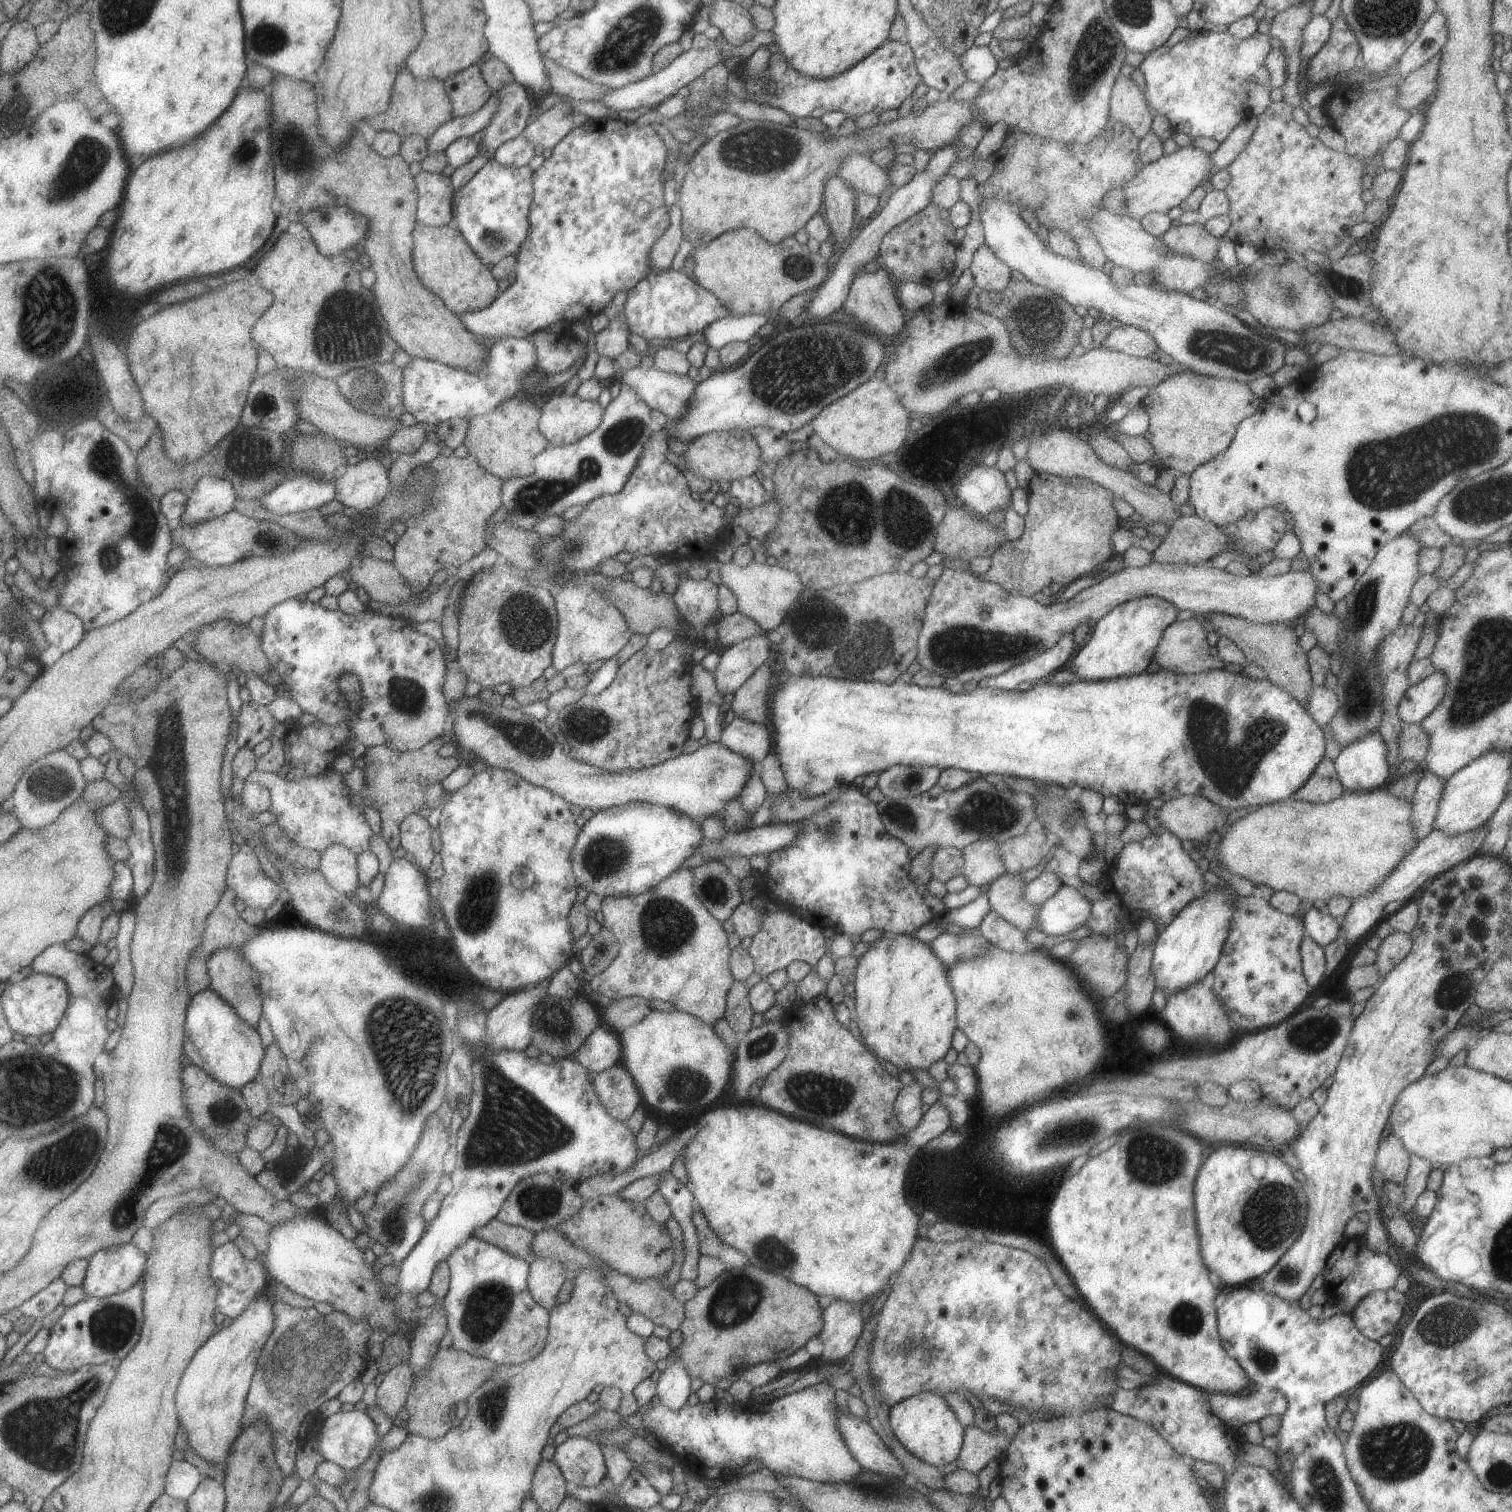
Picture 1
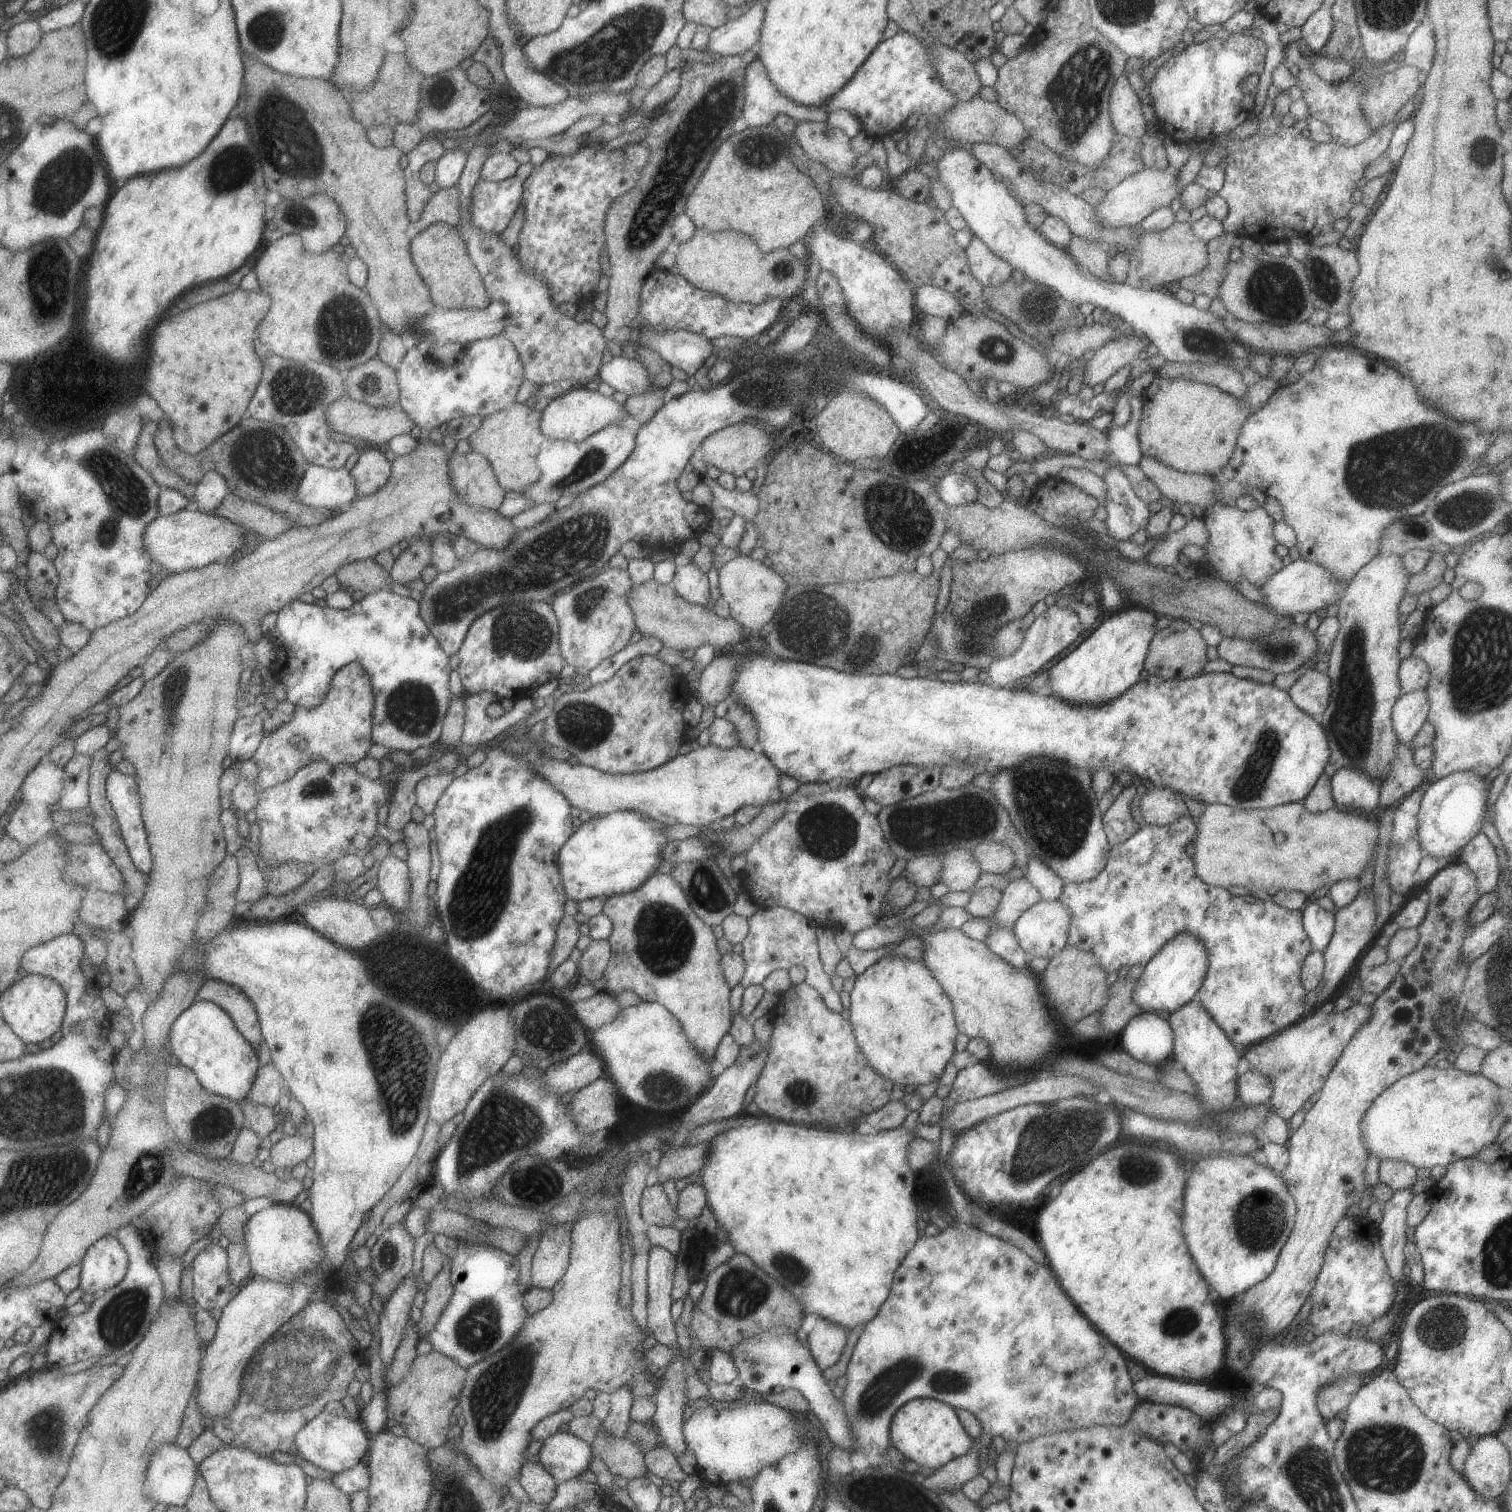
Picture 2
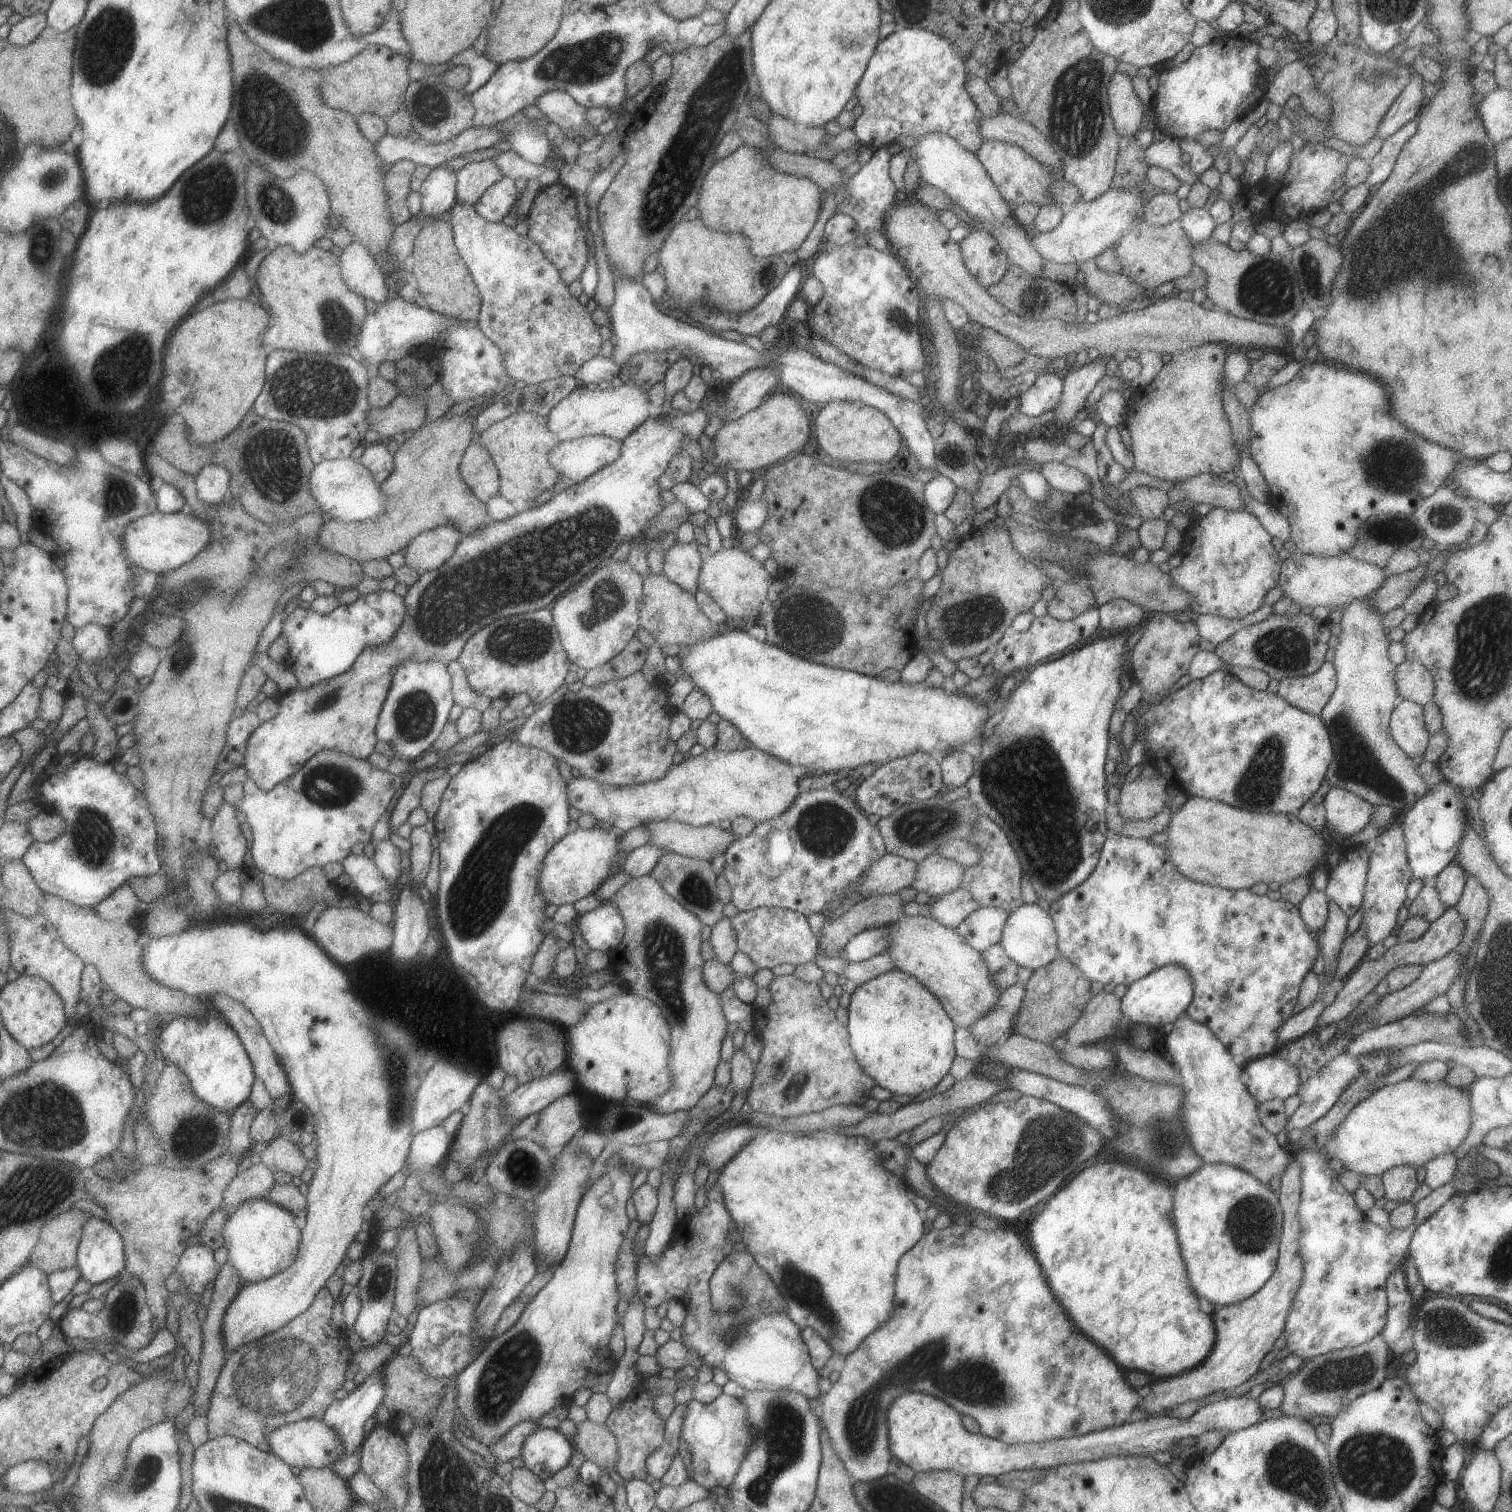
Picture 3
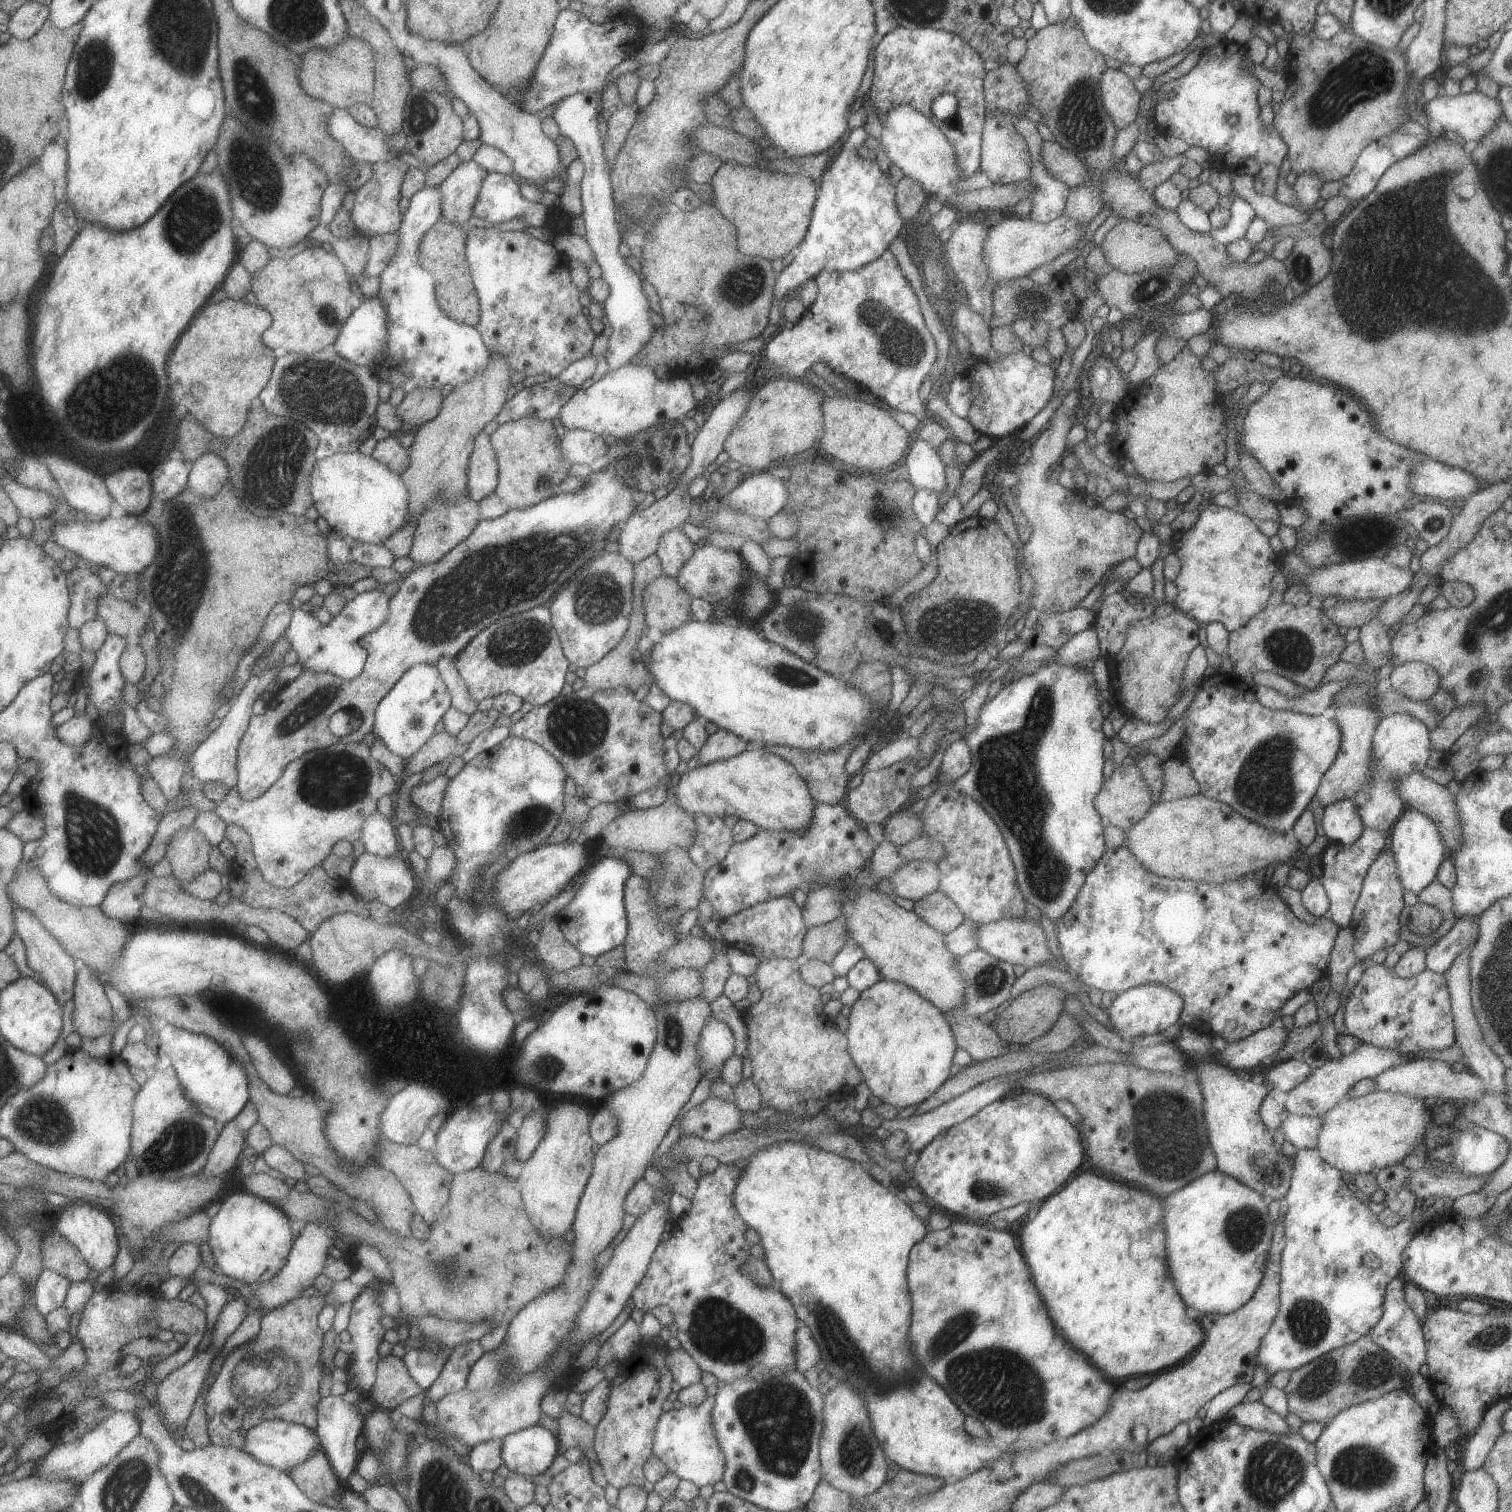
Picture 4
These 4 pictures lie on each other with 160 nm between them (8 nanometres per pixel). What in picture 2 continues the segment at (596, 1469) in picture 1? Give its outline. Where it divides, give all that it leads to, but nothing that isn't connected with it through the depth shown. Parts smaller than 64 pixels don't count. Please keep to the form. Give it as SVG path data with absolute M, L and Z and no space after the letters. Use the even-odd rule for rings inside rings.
M555 1432L543 1438L537 1456L543 1470L556 1482L577 1478L588 1469L594 1457L589 1445L565 1432Z

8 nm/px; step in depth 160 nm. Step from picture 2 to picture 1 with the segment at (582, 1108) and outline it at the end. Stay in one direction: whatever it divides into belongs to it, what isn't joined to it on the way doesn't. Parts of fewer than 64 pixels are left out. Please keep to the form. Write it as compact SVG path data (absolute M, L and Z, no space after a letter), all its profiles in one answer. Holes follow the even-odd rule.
M620 1061L595 1074L592 1084L595 1096L604 1106L605 1112L619 1122L624 1122L642 1105L639 1090L635 1088L629 1072L621 1066Z

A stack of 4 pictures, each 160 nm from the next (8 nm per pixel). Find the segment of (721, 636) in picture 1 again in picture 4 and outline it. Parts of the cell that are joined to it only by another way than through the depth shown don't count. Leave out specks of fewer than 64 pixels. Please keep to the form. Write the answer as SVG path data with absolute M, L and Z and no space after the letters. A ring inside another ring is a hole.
M660 575L651 580L643 591L644 625L669 632L679 624L694 619L689 610L691 597L683 591L675 579Z

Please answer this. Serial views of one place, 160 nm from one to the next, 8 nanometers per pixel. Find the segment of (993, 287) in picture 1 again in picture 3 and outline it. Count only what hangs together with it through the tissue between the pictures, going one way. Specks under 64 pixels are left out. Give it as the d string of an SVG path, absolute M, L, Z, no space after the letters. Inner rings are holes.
M971 227L971 230L961 242L958 243L963 264L979 286L987 288L1001 280L1007 271L1008 258L1003 250L998 249L997 242L985 230Z

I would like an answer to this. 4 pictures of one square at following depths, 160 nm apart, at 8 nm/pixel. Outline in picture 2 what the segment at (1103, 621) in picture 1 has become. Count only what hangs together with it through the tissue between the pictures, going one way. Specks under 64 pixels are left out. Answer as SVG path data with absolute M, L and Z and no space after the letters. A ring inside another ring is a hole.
M1129 606L1125 610L1115 611L1113 616L1103 620L1075 650L1067 654L1049 668L1048 679L1045 686L1050 689L1049 696L1057 696L1059 700L1065 700L1067 704L1083 706L1083 704L1107 704L1109 700L1115 700L1119 694L1123 694L1127 688L1131 688L1141 678L1143 662L1147 655L1147 648L1151 638L1155 636L1157 628L1155 622L1159 616L1141 606Z

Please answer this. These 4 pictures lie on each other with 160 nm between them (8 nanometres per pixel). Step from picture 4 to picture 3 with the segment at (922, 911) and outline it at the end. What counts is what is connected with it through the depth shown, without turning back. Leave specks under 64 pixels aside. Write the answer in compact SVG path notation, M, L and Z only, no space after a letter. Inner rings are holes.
M953 890L943 896L933 896L925 904L930 911L931 919L937 920L945 928L955 929L971 912L980 908L971 900L971 896L965 890Z

